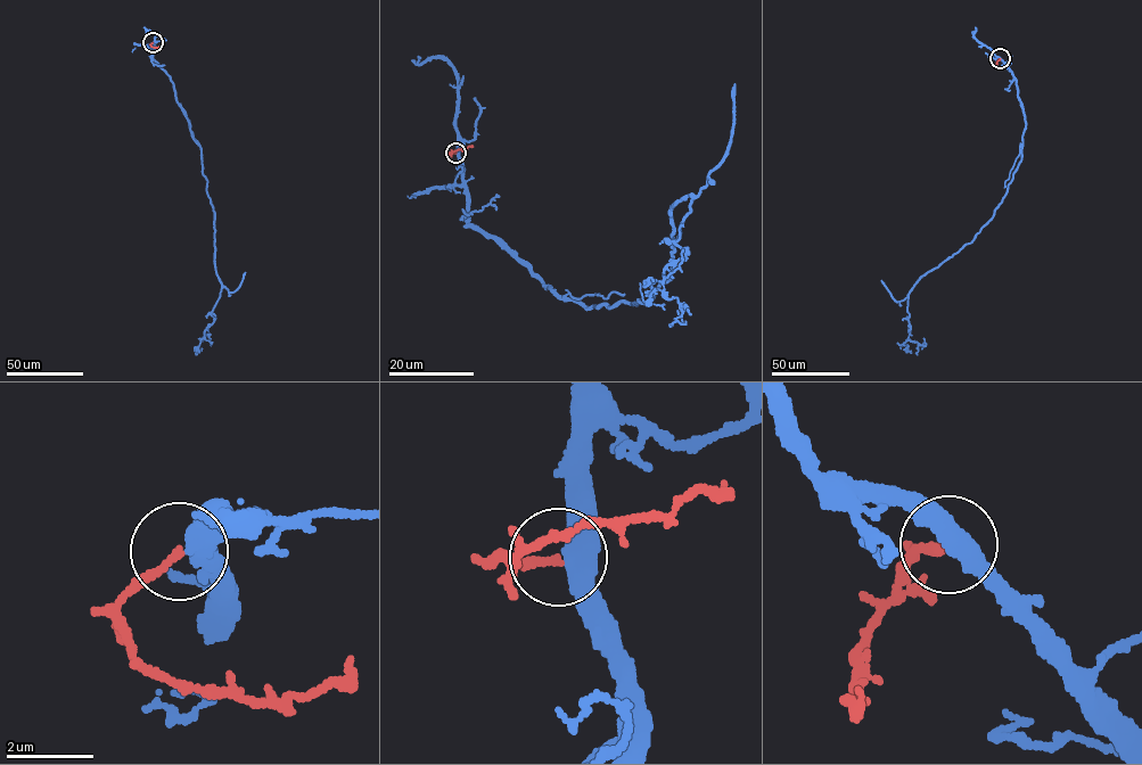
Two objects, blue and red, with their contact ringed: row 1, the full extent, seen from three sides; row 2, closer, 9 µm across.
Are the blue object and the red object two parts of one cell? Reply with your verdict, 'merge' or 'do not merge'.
merge

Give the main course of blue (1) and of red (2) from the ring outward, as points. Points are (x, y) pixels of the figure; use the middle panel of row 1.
1: (457, 153), (470, 227), (585, 310), (654, 297), (673, 207), (692, 197), (685, 258), (664, 273), (678, 310)
2: (456, 153), (451, 153), (473, 145)

